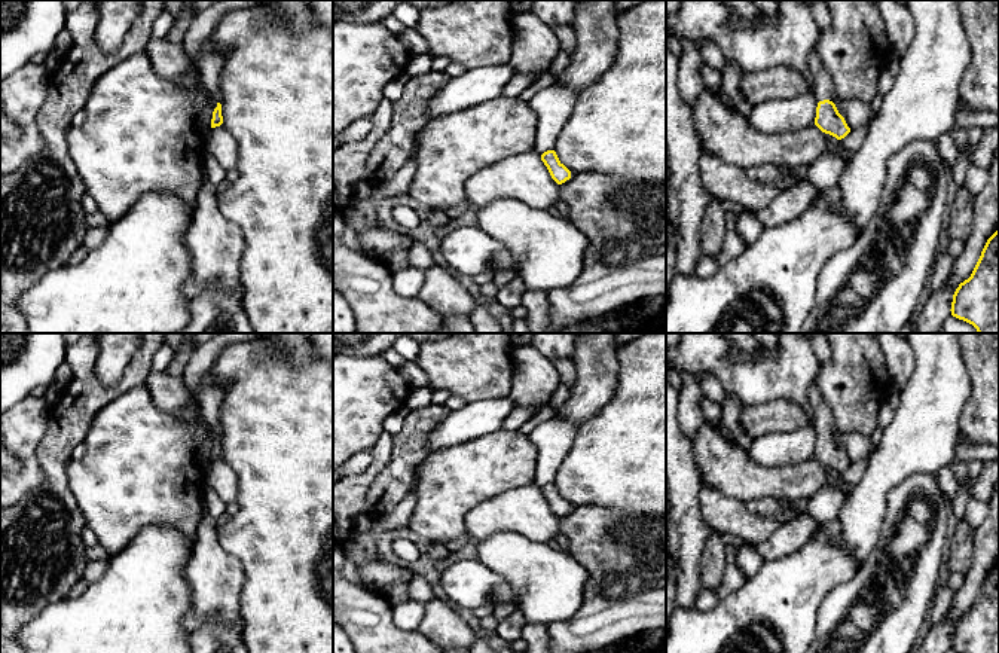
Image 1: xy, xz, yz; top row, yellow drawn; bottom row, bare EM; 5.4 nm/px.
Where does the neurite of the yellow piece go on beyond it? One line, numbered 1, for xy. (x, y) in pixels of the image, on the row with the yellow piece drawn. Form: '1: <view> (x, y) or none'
1: xy (210, 63)

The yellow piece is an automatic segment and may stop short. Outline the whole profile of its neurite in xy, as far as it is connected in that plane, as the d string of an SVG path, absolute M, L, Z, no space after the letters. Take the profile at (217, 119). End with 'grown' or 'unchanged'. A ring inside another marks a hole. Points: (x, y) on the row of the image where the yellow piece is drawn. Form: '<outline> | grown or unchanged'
M208 40L202 46L199 58L199 73L202 88L205 89L208 98L217 103L217 107L213 112L211 128L220 126L223 123L222 116L223 92L220 88L220 74L223 62L224 62L223 57L214 51L213 42Z | grown

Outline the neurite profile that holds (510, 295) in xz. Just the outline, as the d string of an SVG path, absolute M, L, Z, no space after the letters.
M514 277L508 284L498 290L495 299L502 308L504 312L520 306L520 300L523 295L528 292L523 280L520 277Z

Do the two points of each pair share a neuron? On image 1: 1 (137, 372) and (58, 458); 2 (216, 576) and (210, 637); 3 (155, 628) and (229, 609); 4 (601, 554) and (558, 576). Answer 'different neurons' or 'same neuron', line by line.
1: same neuron
2: different neurons
3: different neurons
4: different neurons

